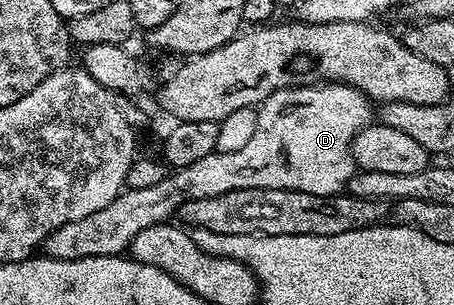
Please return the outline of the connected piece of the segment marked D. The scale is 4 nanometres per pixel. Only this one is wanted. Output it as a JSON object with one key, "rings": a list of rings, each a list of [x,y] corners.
{"rings":[[[324,82],[321,84],[307,84],[305,86],[286,86],[283,90],[272,92],[272,96],[268,96],[257,107],[258,119],[256,120],[256,133],[250,137],[248,144],[244,144],[244,148],[239,148],[236,152],[220,152],[215,150],[213,154],[195,160],[193,164],[181,167],[177,171],[178,178],[169,176],[160,184],[155,184],[150,188],[125,189],[121,194],[116,196],[116,200],[112,200],[112,204],[108,204],[108,208],[100,208],[100,212],[92,212],[92,216],[84,216],[84,220],[72,220],[72,224],[64,224],[64,228],[58,228],[56,232],[52,232],[46,237],[44,243],[45,257],[55,258],[56,260],[80,260],[88,256],[112,256],[113,254],[125,255],[129,251],[132,240],[136,240],[136,236],[140,236],[140,232],[144,232],[144,228],[152,228],[161,222],[170,222],[178,213],[178,207],[182,205],[186,199],[200,200],[204,196],[220,196],[224,192],[236,192],[244,188],[280,188],[281,190],[295,190],[296,192],[312,192],[312,196],[332,196],[333,194],[343,193],[349,187],[352,176],[356,173],[354,165],[354,138],[366,126],[372,122],[372,102],[366,95],[362,94],[352,86],[346,86],[343,82]]]}

